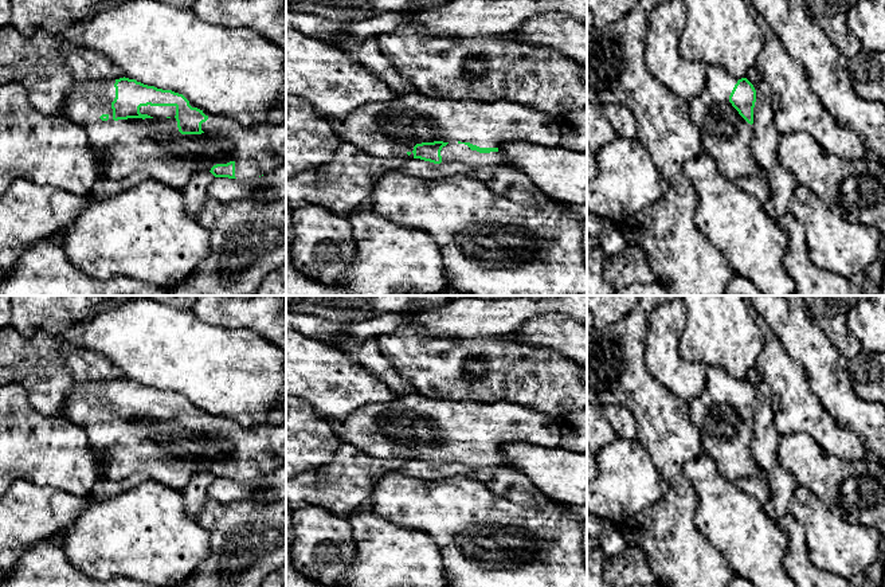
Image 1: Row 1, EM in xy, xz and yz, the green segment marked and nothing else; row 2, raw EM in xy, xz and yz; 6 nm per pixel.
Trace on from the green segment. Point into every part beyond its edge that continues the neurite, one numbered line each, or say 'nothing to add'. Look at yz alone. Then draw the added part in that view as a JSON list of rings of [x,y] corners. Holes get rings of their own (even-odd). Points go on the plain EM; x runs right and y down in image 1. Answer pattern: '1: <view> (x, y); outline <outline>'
1: yz (725, 437); outline [[[706,365],[702,394],[689,403],[689,416],[698,428],[704,453],[731,482],[760,473],[751,453],[752,426],[729,403],[737,381],[720,367]]]

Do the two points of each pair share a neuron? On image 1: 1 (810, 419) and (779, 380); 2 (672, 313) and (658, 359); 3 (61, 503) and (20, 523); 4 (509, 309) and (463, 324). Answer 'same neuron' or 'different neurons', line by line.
1: same neuron
2: same neuron
3: same neuron
4: same neuron

